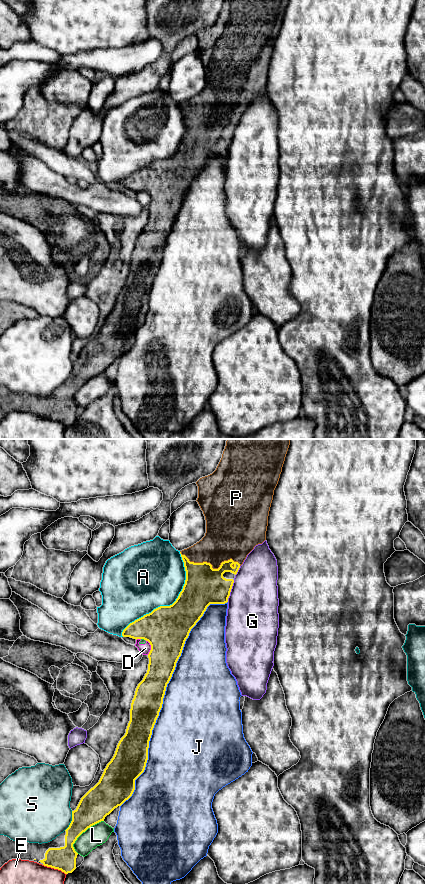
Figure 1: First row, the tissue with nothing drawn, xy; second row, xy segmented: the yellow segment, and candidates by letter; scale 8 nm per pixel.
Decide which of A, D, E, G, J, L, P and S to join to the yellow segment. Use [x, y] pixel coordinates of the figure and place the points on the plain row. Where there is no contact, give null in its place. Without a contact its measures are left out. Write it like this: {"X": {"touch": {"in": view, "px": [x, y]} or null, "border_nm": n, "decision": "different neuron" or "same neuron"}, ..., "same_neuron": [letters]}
{"A": {"touch": {"in": "xy", "px": [170, 157]}, "border_nm": 800, "decision": "different neuron"}, "D": {"touch": {"in": "xy", "px": [151, 199]}, "border_nm": 130, "decision": "different neuron"}, "E": {"touch": {"in": "xy", "px": [55, 420]}, "border_nm": 200, "decision": "different neuron"}, "G": {"touch": {"in": "xy", "px": [230, 143]}, "border_nm": 190, "decision": "different neuron"}, "J": {"touch": {"in": "xy", "px": [163, 249]}, "border_nm": 1850, "decision": "different neuron"}, "L": {"touch": {"in": "xy", "px": [82, 384]}, "border_nm": 340, "decision": "different neuron"}, "P": {"touch": {"in": "xy", "px": [211, 117]}, "border_nm": 500, "decision": "same neuron"}, "S": {"touch": {"in": "xy", "px": [71, 373]}, "border_nm": 170, "decision": "different neuron"}, "same_neuron": ["P"]}

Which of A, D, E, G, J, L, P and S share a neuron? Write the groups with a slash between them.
A / D L / E / G / J / P / S

